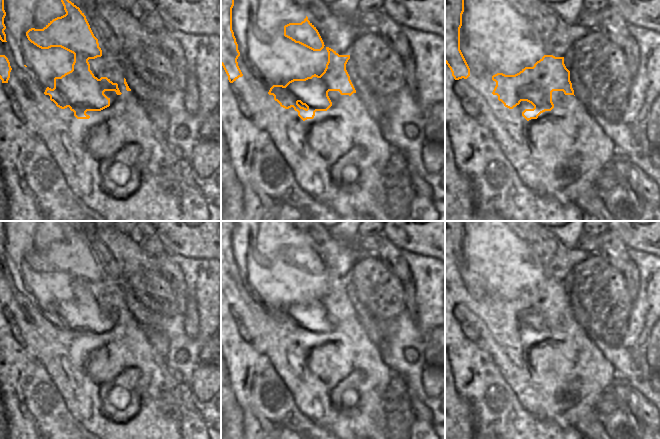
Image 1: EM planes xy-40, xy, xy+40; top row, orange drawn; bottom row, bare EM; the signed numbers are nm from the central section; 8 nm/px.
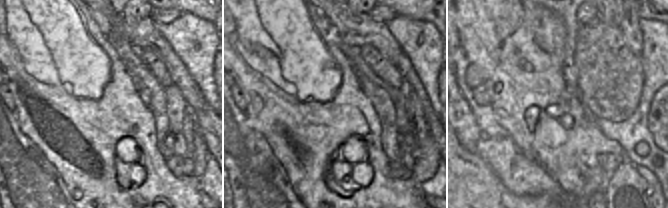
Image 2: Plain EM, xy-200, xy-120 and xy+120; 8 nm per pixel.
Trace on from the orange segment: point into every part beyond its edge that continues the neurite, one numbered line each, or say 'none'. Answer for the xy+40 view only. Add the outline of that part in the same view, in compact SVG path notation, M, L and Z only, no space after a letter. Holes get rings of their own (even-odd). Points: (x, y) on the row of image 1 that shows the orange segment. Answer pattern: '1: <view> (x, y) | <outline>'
1: xy+40 (561, 153) | M464 0L460 50L470 68L470 76L462 80L466 82L466 97L472 100L478 112L476 120L492 132L504 156L516 170L522 183L535 193L549 195L561 203L576 203L581 195L602 196L596 188L596 180L603 167L616 154L616 148L594 117L574 95L565 95L563 91L553 91L554 108L541 113L537 119L527 121L522 116L522 112L525 109L533 109L534 106L531 103L521 101L519 105L509 109L498 100L497 95L492 94L496 86L496 82L492 80L493 75L497 73L515 75L525 67L533 67L544 56L540 36L530 21L506 0Z

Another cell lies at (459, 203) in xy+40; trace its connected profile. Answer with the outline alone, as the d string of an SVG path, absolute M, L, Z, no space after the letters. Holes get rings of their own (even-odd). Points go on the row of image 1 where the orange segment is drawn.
M445 126L445 221L504 221L497 213L479 211L468 179L454 162Z

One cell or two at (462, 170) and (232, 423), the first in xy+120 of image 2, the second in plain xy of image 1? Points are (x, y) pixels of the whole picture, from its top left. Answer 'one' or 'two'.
one

